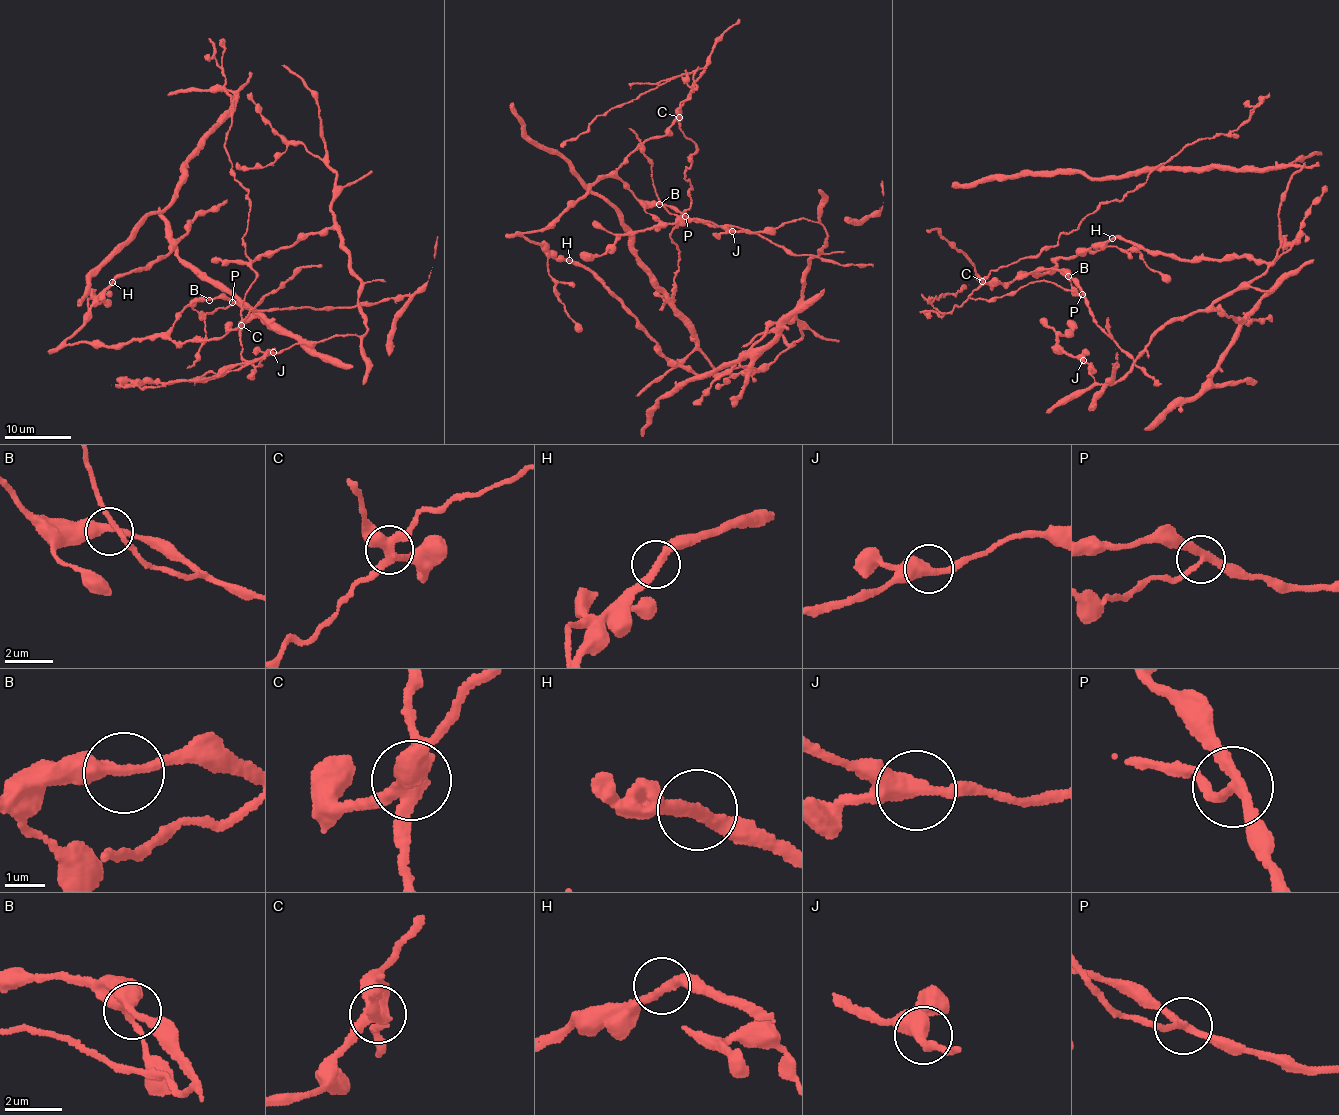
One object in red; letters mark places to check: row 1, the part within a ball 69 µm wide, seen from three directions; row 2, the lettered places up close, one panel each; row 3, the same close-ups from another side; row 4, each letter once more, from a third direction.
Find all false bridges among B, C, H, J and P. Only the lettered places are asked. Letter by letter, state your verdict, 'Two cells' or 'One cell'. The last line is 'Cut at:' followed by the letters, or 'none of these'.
B: One cell
C: Two cells
H: One cell
J: One cell
P: Two cells
Cut at: C, P

